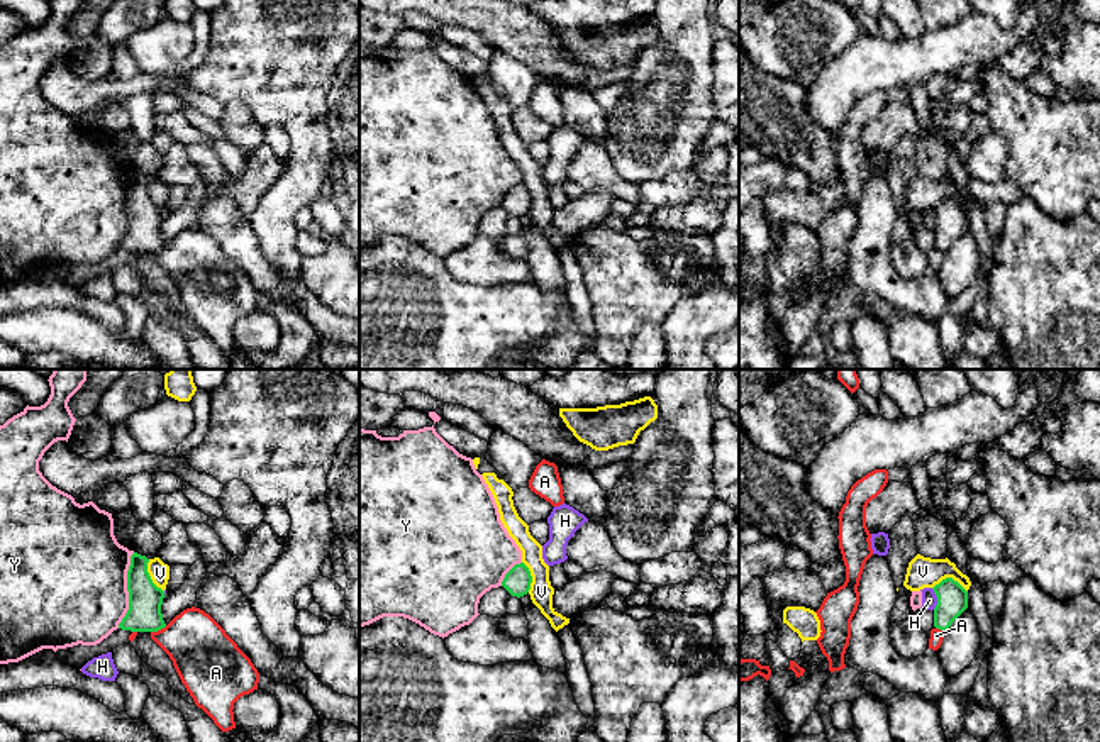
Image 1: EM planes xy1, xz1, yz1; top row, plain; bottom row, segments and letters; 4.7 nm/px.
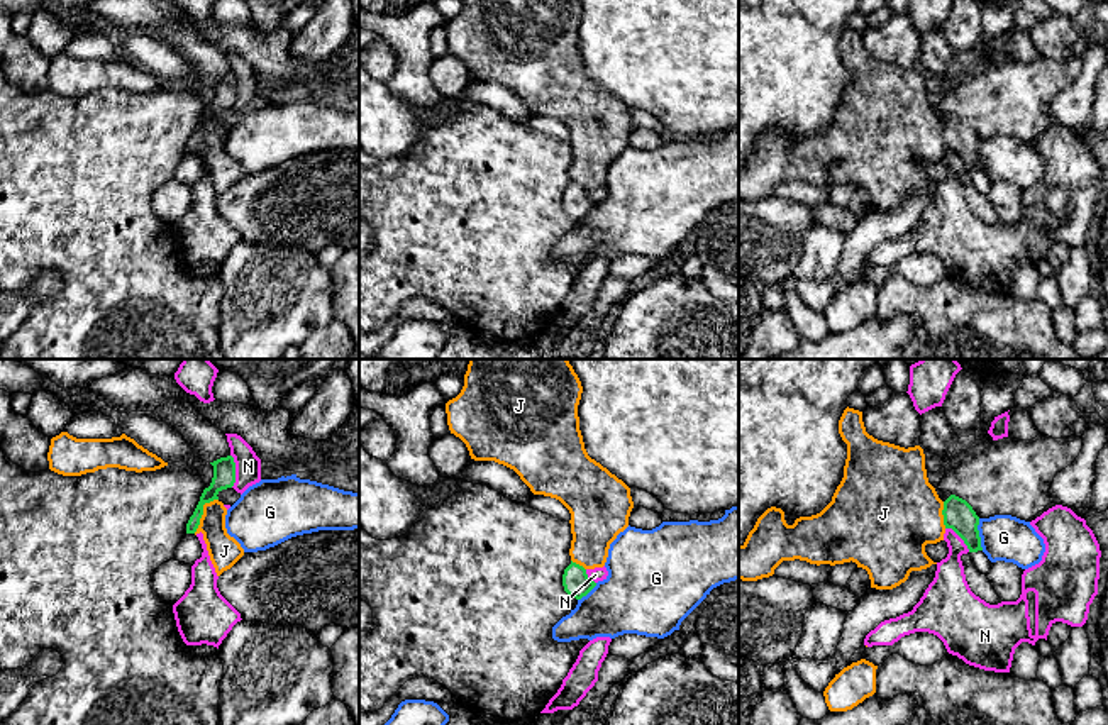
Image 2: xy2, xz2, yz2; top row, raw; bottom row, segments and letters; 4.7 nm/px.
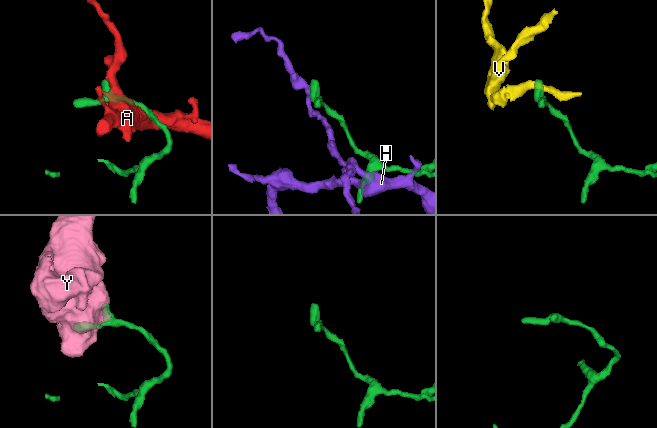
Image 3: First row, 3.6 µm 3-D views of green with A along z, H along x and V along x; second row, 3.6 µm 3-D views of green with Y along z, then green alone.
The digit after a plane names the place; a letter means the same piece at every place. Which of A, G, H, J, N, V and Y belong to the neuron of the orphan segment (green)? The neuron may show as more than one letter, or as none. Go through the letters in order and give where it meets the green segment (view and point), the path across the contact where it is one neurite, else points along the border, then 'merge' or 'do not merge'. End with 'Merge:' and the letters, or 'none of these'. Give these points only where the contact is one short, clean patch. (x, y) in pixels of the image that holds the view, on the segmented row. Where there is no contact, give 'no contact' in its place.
A: meets green in xy1 at (158, 629); do not merge
G: meets green in yz2 at (978, 534); do not merge
H: meets green in yz1 at (938, 598); do not merge
J: meets green in xy2 at (202, 512); border along xy2 (217, 498), (204, 505), (200, 524), (193, 532); do not merge
N: meets green in xy2 at (234, 471); do not merge
V: meets green in yz1 at (950, 578); border along yz1 (933, 586), (946, 578), (953, 578), (966, 592); do not merge
Y: meets green in xy1 at (127, 590); do not merge
Merge: none of these

